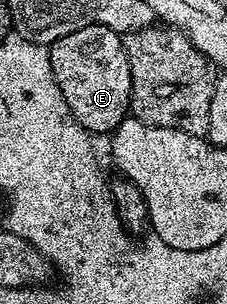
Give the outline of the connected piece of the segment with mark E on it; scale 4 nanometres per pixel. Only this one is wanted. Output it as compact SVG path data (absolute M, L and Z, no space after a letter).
M90 24L57 38L49 51L53 78L57 78L57 86L61 86L73 118L92 134L114 133L117 125L128 119L131 106L131 75L123 36L109 26Z

